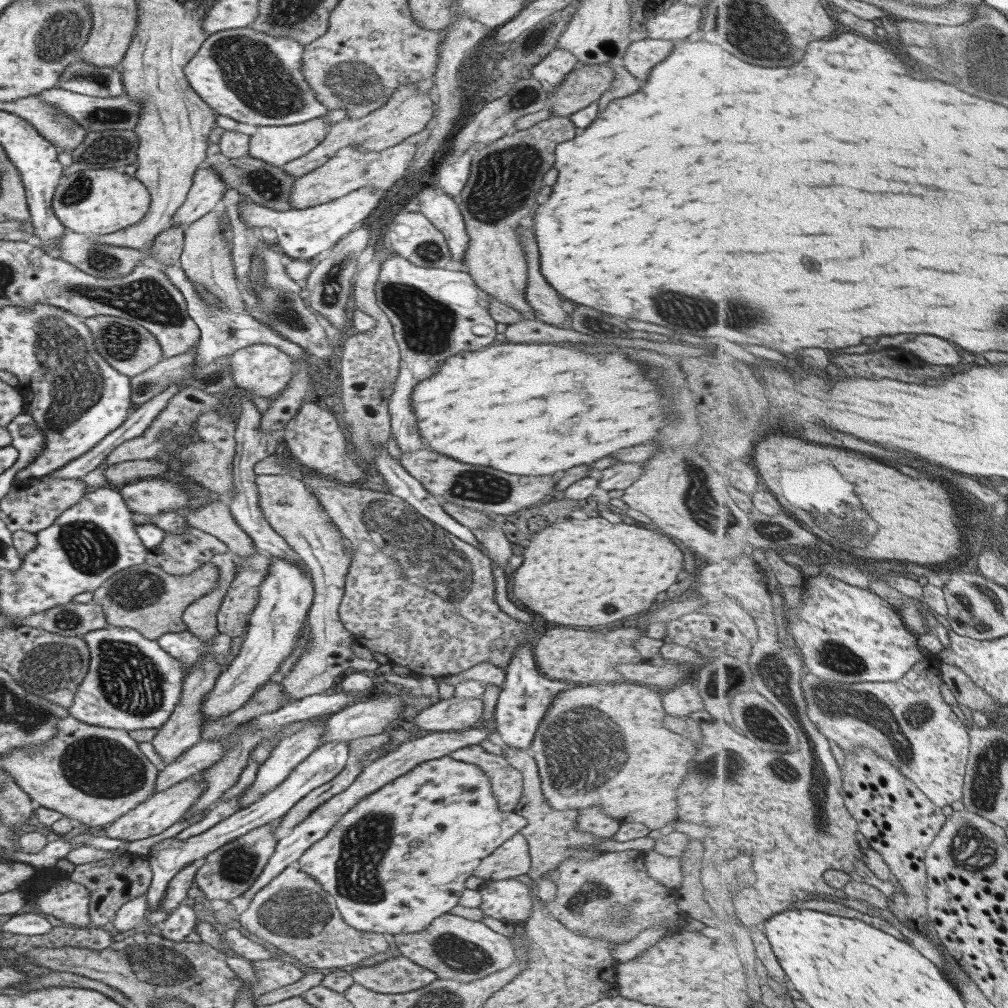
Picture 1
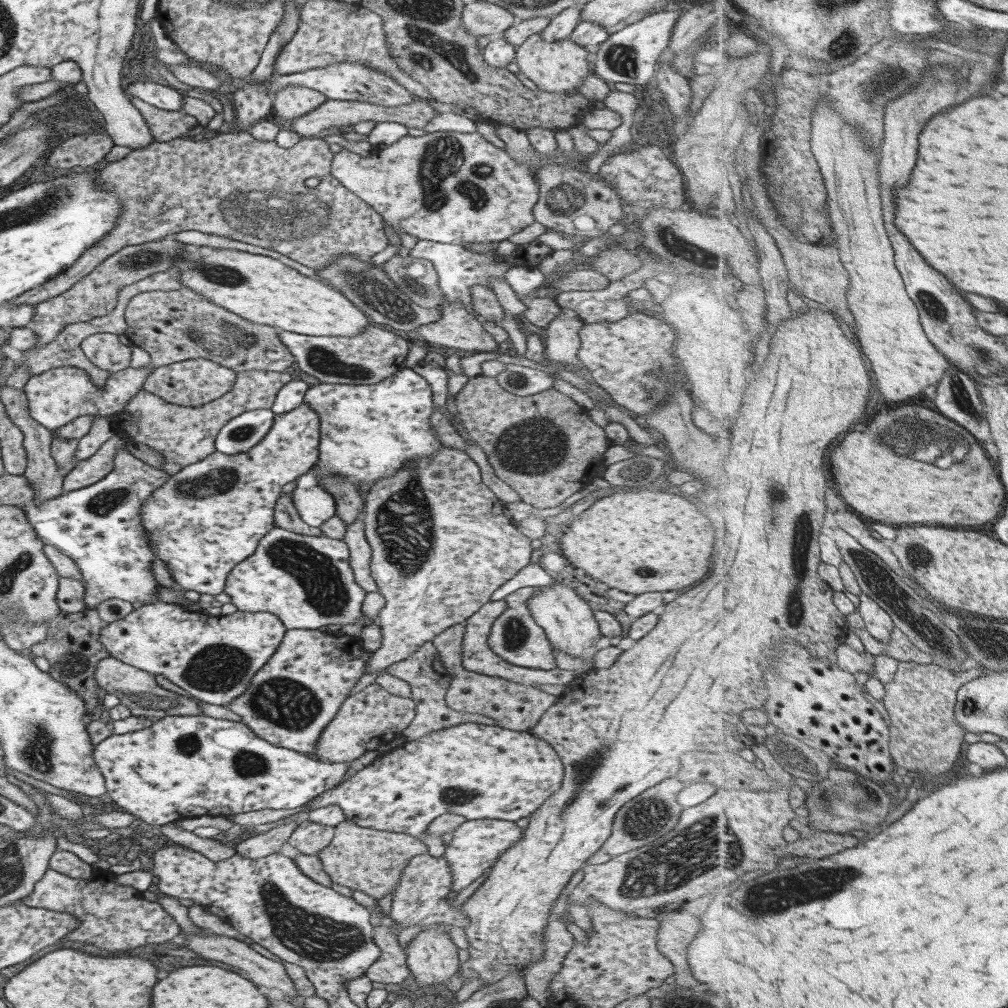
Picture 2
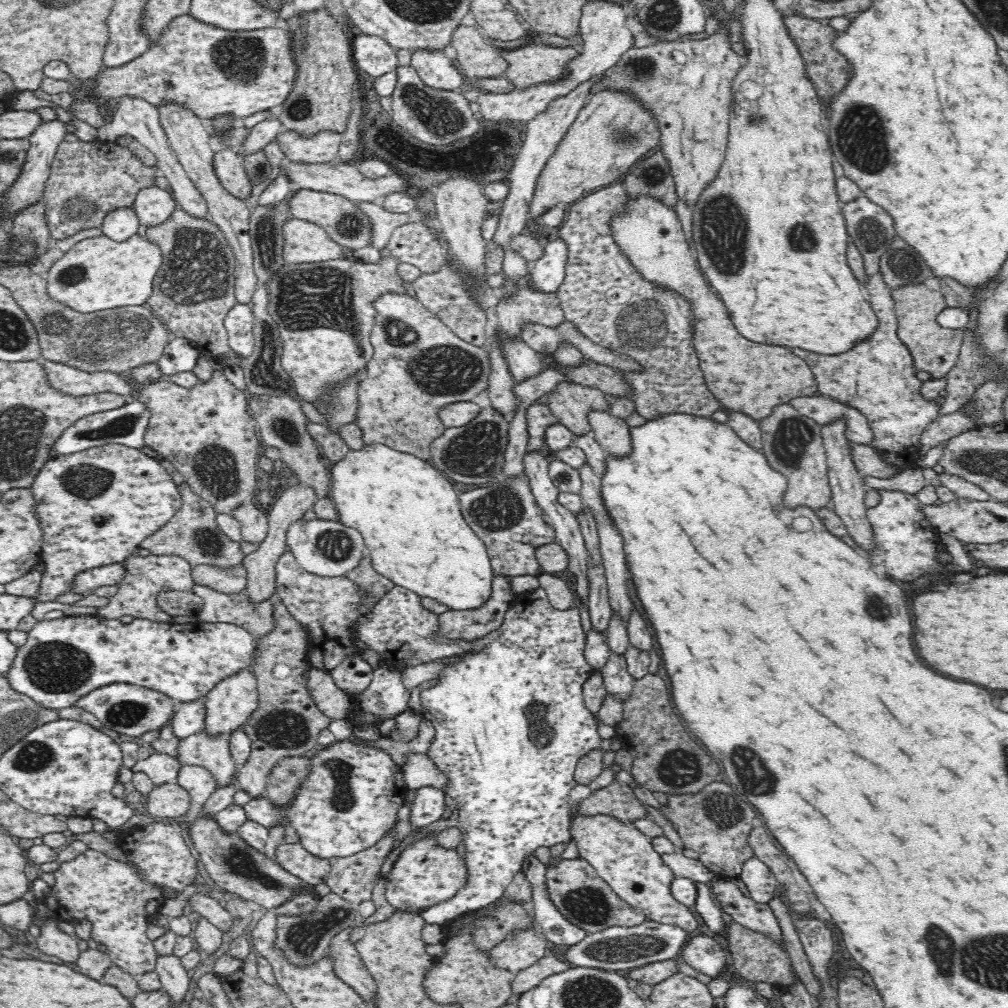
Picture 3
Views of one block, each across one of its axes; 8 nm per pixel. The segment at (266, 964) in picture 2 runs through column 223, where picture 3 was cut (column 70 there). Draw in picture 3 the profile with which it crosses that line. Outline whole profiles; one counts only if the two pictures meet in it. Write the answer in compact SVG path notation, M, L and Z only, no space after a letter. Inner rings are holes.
M50 918L48 924L40 928L40 932L39 937L36 938L35 946L40 952L56 956L66 965L78 960L81 951L78 949L77 938L60 931L57 927L57 920Z

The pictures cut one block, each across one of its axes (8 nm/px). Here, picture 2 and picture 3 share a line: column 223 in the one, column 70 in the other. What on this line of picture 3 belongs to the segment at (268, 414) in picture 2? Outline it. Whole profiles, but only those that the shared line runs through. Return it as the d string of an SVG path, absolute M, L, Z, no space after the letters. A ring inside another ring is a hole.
M131 398L131 402L126 404L126 406L79 418L75 423L67 426L59 434L59 437L55 438L51 446L52 457L62 454L79 453L95 446L107 444L121 444L133 449L147 448L144 436L149 420L150 412L148 412L148 409L140 401Z

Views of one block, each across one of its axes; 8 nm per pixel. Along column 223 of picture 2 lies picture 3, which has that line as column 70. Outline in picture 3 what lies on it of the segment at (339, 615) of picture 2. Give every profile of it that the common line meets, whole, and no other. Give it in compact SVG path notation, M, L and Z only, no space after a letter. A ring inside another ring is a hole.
M120 562L86 570L74 578L70 592L78 596L88 596L100 588L118 587L126 579L126 574L126 568Z

